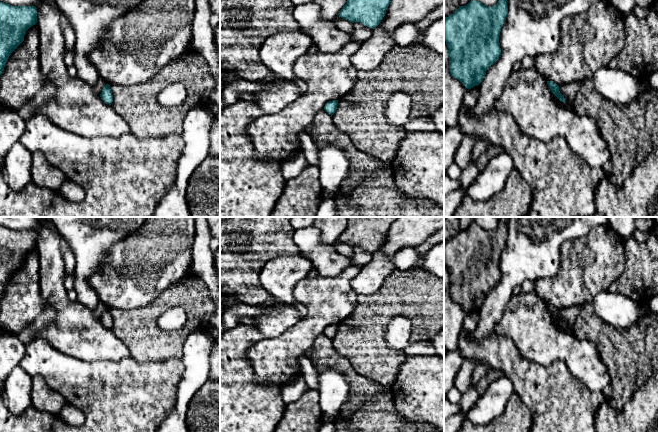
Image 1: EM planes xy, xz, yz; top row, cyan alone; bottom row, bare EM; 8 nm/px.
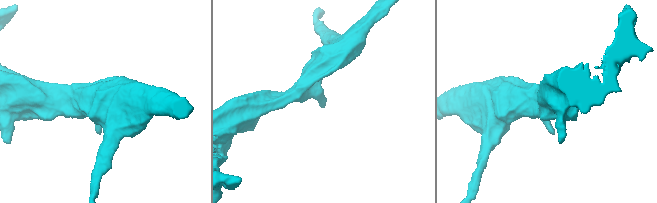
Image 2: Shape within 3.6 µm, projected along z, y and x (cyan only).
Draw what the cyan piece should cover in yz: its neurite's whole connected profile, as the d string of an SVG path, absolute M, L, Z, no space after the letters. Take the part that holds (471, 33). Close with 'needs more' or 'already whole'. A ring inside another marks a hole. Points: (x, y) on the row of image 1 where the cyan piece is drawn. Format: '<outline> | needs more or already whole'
M471 0L448 17L444 17L444 41L449 56L449 71L467 89L478 86L486 75L487 69L501 55L499 36L508 13L507 0L498 0L491 7L478 0Z | already whole

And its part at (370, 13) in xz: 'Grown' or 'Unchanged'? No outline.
Unchanged

